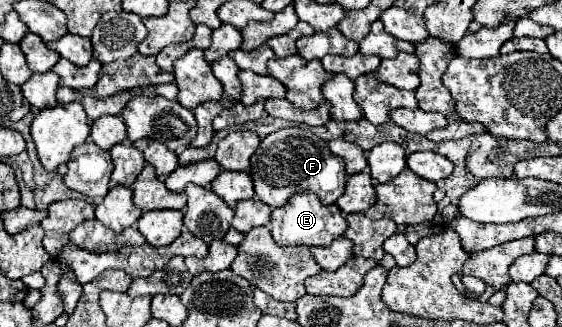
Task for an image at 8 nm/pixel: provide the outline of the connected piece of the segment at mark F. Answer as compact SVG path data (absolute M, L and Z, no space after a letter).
M283 128L265 136L253 154L249 176L255 184L255 194L259 200L277 208L285 204L297 192L313 192L323 204L335 204L345 188L345 164L341 158L333 156L319 136L309 128Z

